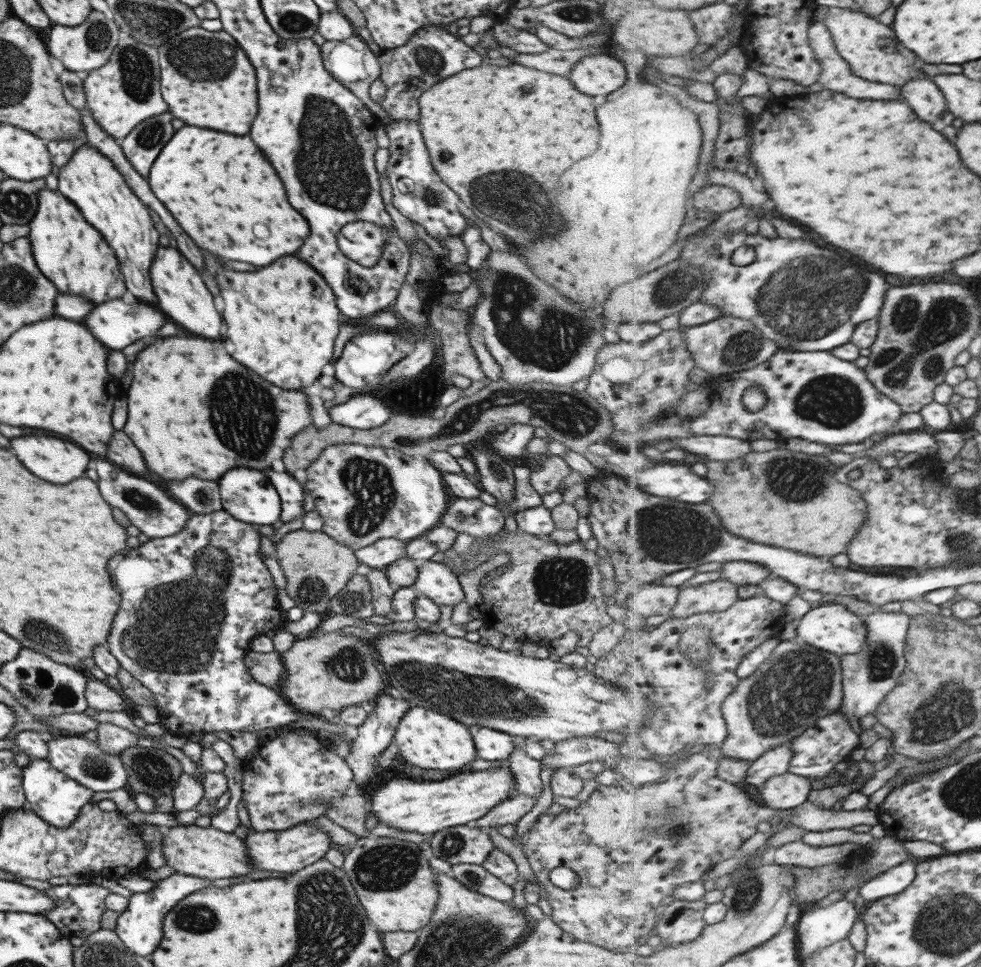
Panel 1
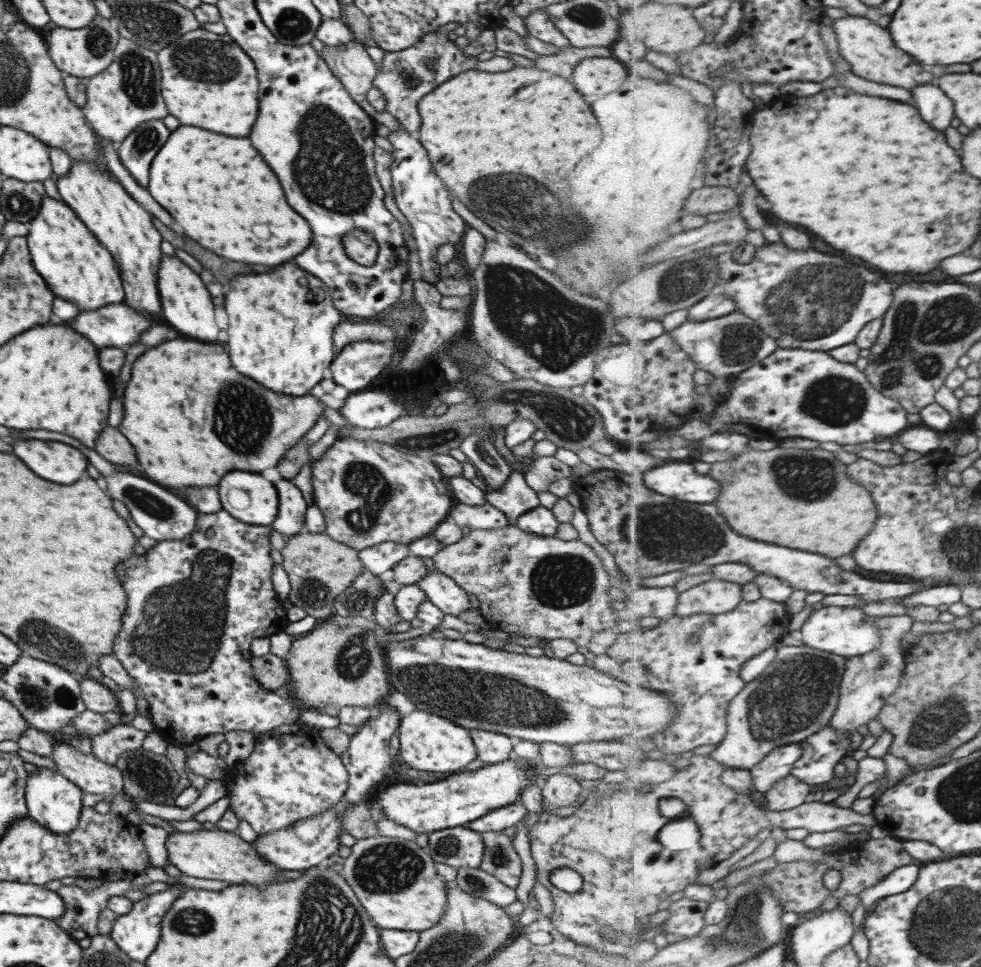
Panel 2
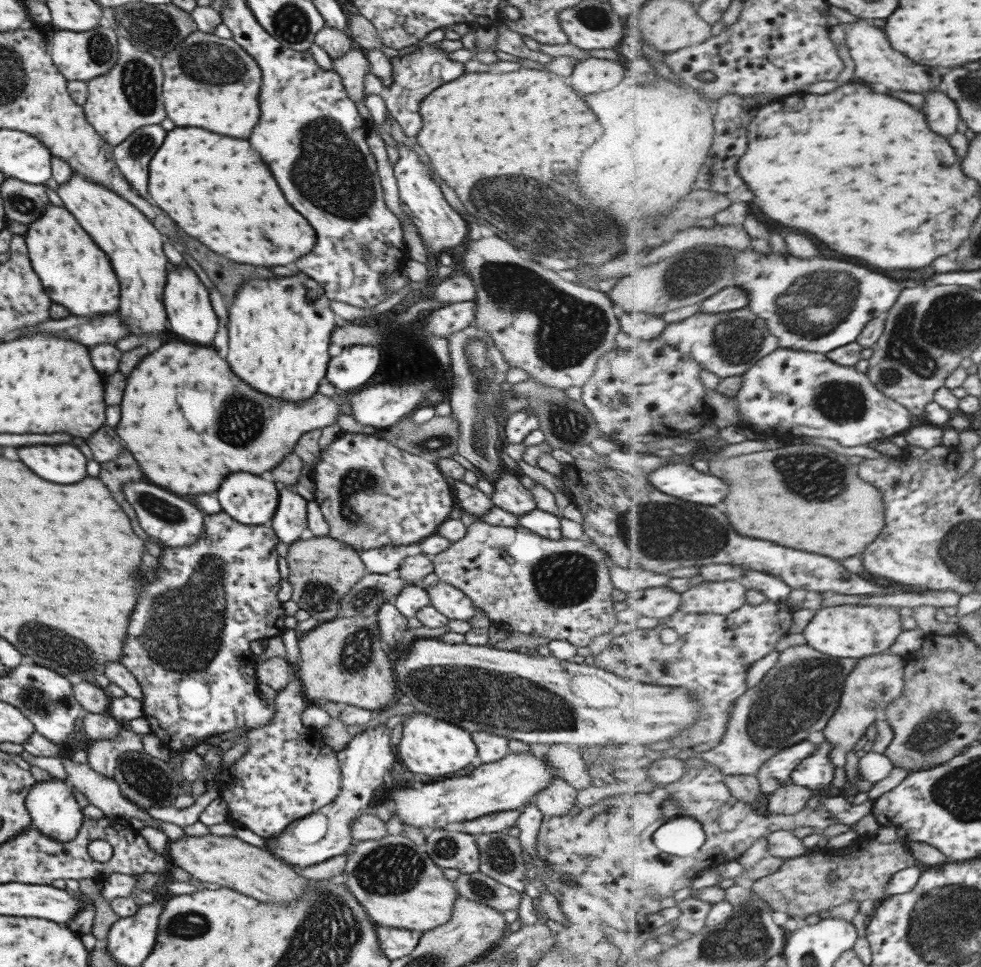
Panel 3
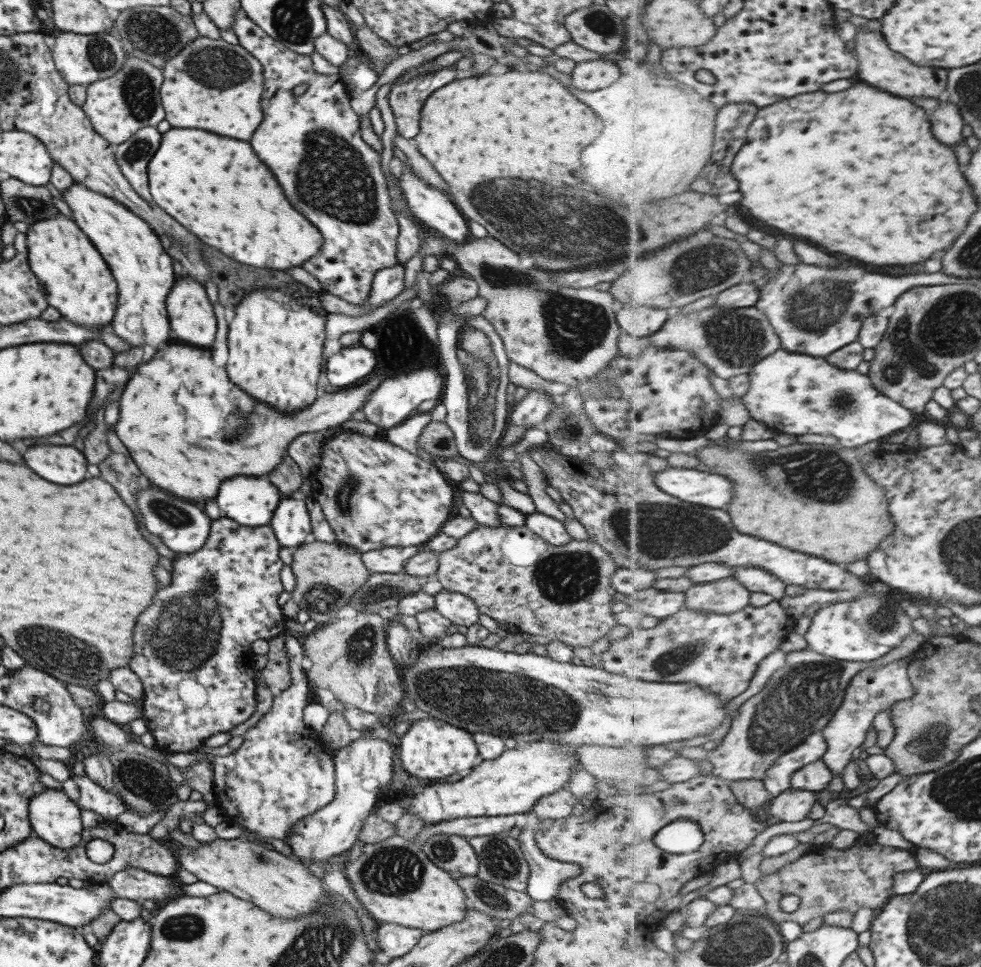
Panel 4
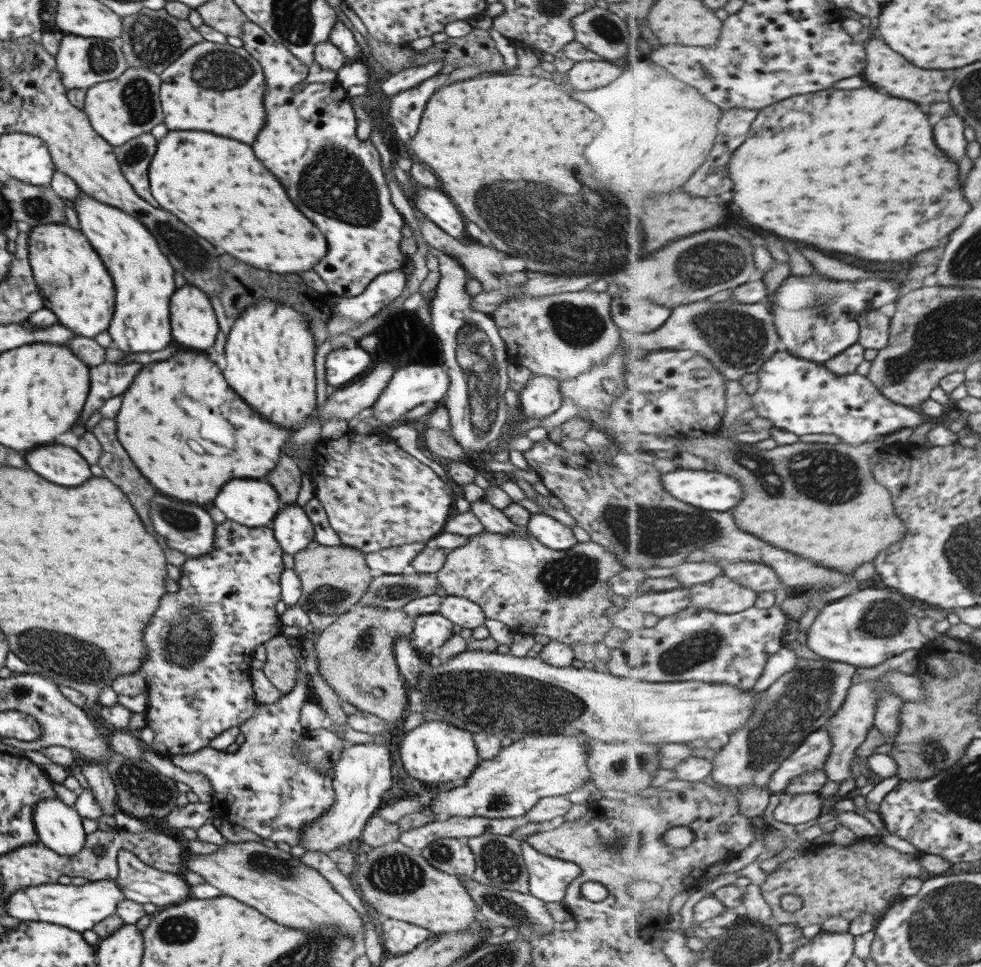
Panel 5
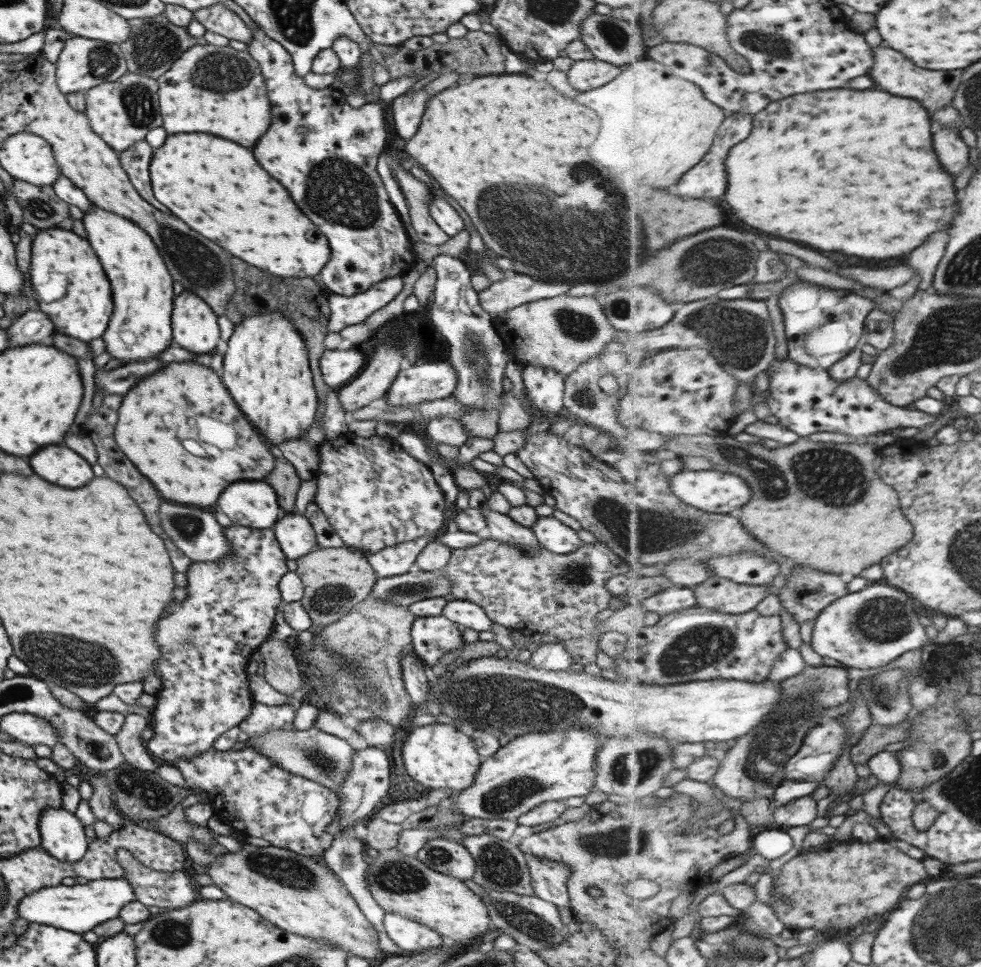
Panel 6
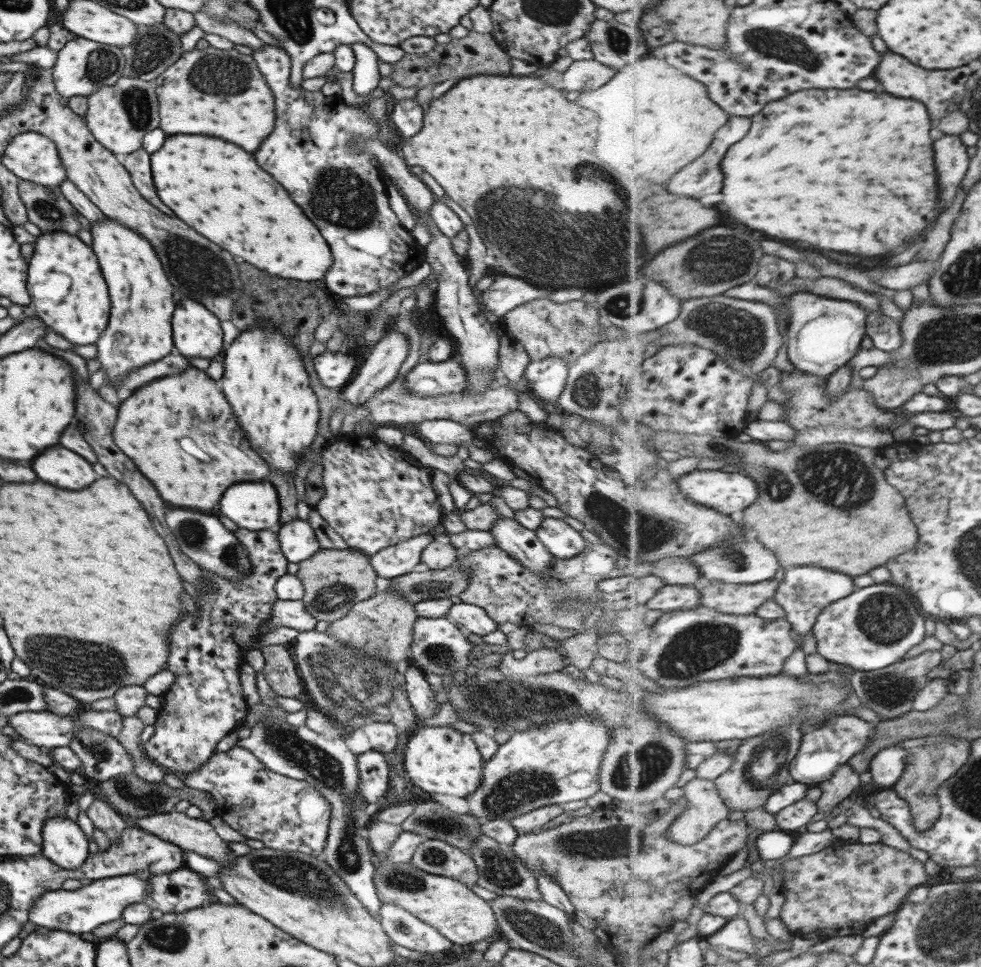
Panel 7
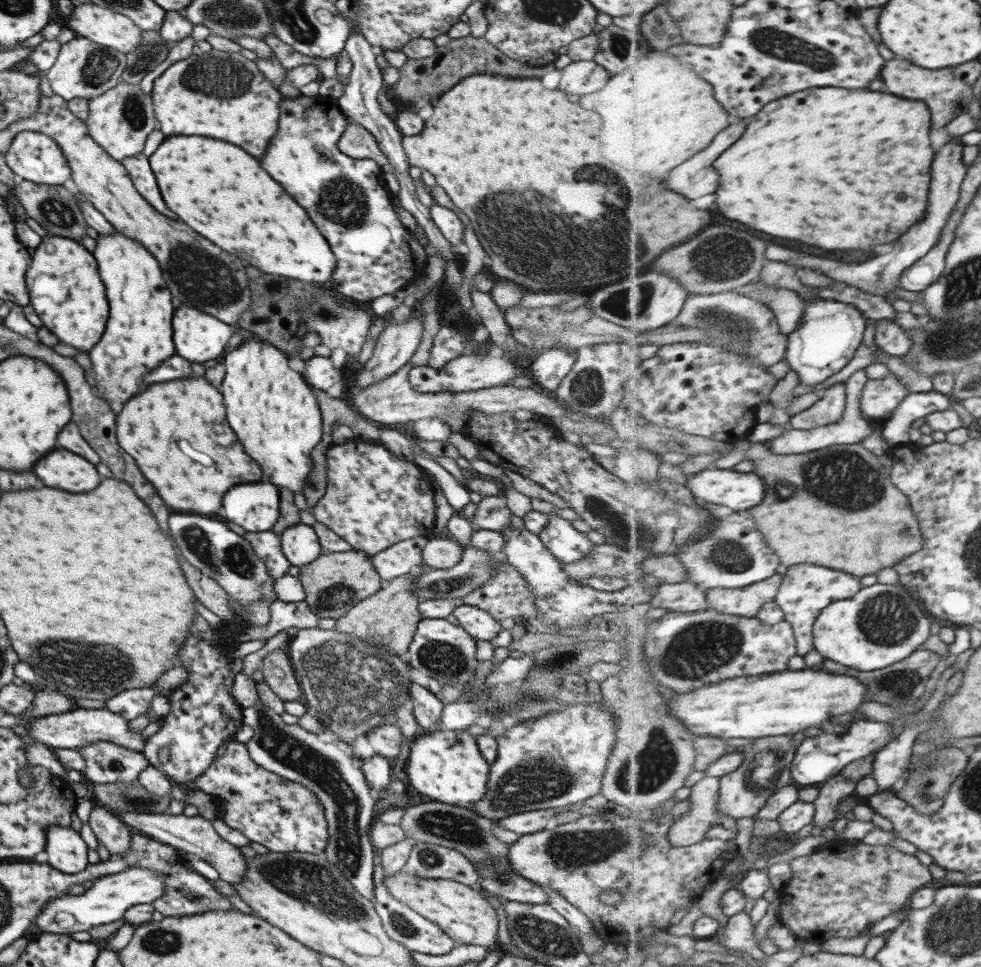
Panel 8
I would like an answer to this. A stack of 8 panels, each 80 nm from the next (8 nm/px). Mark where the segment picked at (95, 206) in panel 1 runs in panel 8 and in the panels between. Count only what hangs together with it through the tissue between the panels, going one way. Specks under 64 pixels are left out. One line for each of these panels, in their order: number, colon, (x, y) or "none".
2: (121, 225)
3: (133, 246)
4: (141, 269)
5: (142, 278)
6: (141, 287)
7: (139, 331)
8: (138, 332)

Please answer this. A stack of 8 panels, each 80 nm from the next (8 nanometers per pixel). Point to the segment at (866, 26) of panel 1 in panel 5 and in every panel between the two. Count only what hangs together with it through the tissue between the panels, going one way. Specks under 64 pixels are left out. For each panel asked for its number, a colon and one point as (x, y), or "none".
2: (870, 49)
3: (875, 60)
4: (881, 66)
5: (886, 68)

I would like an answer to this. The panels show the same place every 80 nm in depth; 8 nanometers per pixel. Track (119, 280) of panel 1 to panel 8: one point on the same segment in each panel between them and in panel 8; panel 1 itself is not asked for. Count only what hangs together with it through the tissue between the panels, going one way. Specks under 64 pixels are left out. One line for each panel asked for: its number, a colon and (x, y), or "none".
2: (75, 266)
3: (75, 272)
4: (76, 281)
5: (77, 288)
6: (81, 312)
7: (78, 312)
8: (64, 289)

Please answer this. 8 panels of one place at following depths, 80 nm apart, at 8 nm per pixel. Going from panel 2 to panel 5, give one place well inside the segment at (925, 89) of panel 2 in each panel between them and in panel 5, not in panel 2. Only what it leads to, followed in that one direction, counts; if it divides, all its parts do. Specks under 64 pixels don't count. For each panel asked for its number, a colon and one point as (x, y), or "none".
3: (944, 115)
4: (948, 123)
5: (949, 132)

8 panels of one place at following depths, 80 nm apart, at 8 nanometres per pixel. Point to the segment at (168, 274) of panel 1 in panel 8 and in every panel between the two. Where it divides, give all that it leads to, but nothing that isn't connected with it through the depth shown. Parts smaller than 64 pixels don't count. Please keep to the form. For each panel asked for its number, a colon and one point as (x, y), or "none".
2: (185, 304)
3: (186, 302)
4: (190, 316)
5: (192, 322)
6: (194, 327)
7: (195, 332)
8: (197, 336)

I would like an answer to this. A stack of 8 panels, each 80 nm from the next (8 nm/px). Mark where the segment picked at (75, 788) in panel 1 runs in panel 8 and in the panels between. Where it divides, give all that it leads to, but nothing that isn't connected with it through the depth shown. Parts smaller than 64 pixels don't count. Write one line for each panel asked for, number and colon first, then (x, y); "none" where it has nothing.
2: (51, 800)
3: (52, 808)
4: (53, 817)
5: (58, 826)
6: (61, 834)
7: (63, 842)
8: (66, 851)

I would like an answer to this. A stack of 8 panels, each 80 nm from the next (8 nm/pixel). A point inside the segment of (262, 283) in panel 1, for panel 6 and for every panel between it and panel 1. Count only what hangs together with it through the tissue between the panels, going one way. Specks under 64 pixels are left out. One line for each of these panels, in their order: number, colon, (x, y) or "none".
2: (280, 324)
3: (279, 330)
4: (274, 346)
5: (269, 349)
6: (265, 371)

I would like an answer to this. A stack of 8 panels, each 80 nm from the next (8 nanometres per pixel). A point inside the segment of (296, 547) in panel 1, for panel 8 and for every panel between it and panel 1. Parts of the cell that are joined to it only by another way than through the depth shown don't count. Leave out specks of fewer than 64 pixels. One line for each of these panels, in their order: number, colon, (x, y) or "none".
2: (318, 568)
3: (321, 570)
4: (326, 574)
5: (332, 578)
6: (333, 579)
7: (333, 581)
8: (333, 582)

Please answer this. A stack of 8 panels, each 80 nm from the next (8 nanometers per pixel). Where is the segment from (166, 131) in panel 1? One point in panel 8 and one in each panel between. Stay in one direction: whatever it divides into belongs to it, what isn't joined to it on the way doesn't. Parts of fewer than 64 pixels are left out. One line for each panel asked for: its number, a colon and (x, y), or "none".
2: (135, 151)
3: (131, 156)
4: (131, 156)
5: (132, 156)
6: (134, 161)
7: (136, 164)
8: (136, 166)

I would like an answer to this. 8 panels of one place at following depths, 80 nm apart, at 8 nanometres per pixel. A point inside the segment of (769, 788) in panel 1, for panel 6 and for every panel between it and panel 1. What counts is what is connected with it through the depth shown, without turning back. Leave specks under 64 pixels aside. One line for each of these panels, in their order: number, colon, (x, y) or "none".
2: (788, 793)
3: (791, 799)
4: (792, 805)
5: (793, 809)
6: (804, 810)

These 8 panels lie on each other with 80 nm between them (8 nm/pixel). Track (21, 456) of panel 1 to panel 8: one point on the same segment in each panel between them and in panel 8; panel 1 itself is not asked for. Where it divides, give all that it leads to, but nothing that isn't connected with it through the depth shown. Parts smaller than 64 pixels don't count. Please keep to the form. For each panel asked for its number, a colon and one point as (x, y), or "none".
2: (54, 461)
3: (62, 464)
4: (59, 464)
5: (58, 464)
6: (56, 464)
7: (57, 466)
8: (60, 469)

